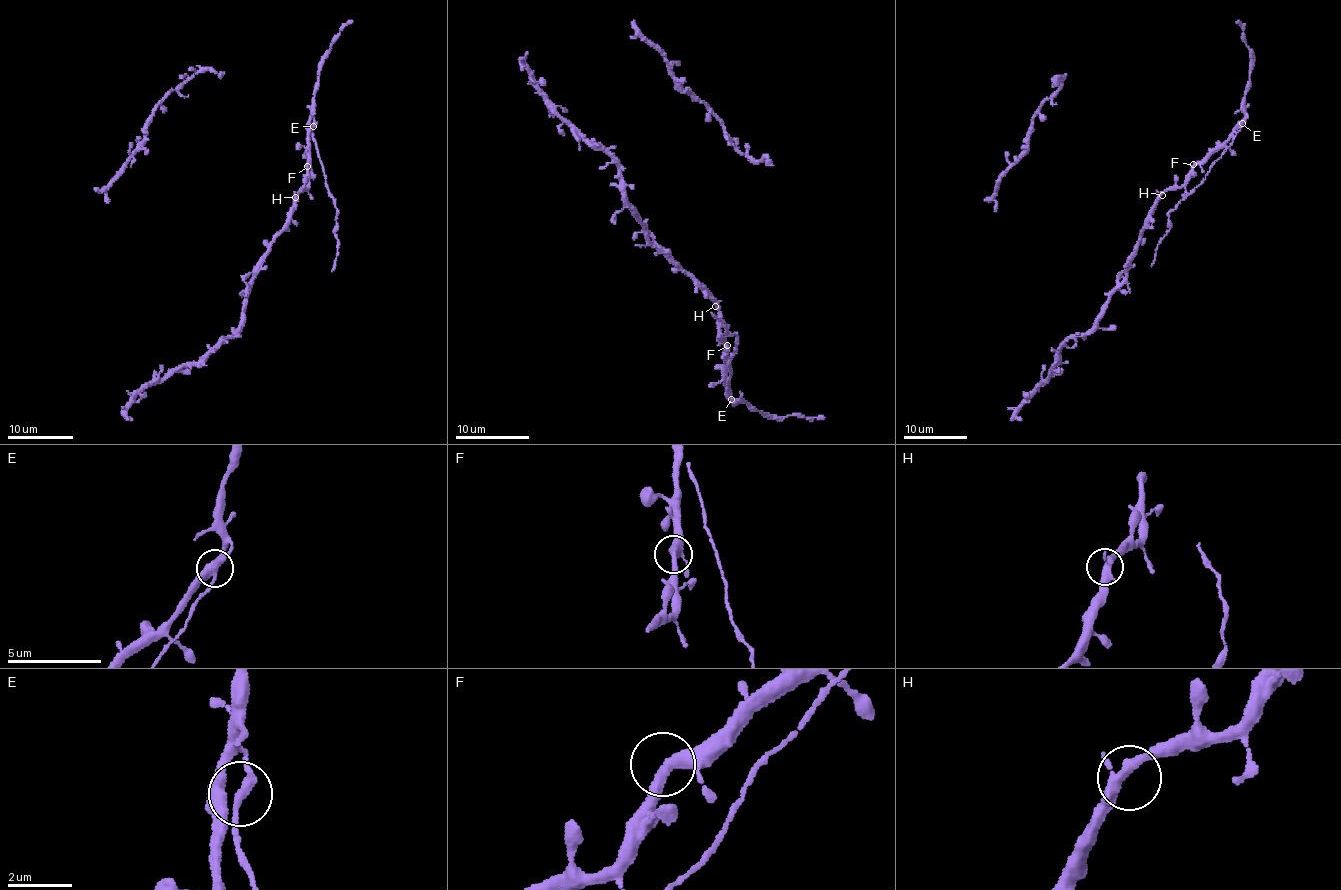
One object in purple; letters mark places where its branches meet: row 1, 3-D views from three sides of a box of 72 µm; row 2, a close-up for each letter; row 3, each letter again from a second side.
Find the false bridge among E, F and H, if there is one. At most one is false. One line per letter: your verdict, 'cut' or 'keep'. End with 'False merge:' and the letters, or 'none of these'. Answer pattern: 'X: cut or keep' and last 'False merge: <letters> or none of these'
E: cut
F: keep
H: keep
False merge: E

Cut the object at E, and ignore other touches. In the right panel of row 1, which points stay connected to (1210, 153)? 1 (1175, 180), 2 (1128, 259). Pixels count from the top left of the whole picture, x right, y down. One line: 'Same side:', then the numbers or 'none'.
Same side: 1, 2

